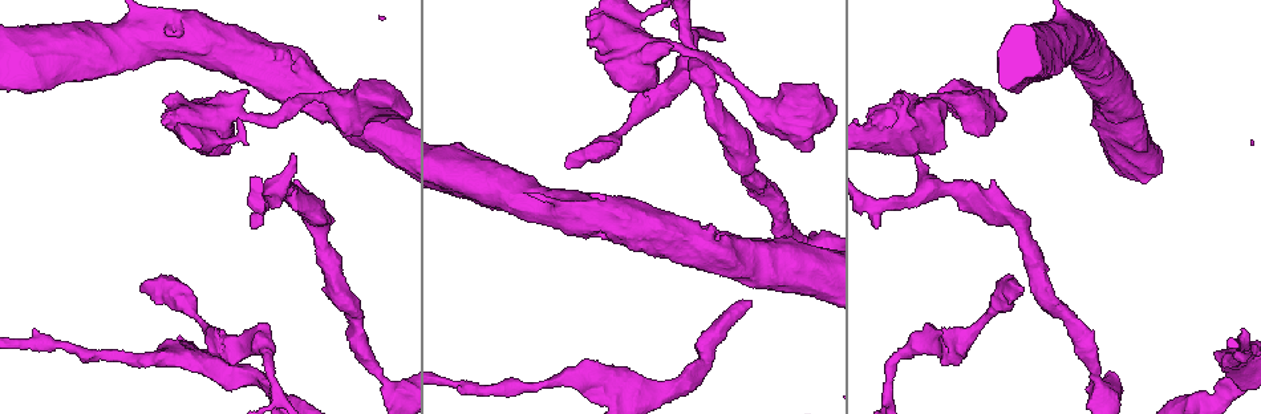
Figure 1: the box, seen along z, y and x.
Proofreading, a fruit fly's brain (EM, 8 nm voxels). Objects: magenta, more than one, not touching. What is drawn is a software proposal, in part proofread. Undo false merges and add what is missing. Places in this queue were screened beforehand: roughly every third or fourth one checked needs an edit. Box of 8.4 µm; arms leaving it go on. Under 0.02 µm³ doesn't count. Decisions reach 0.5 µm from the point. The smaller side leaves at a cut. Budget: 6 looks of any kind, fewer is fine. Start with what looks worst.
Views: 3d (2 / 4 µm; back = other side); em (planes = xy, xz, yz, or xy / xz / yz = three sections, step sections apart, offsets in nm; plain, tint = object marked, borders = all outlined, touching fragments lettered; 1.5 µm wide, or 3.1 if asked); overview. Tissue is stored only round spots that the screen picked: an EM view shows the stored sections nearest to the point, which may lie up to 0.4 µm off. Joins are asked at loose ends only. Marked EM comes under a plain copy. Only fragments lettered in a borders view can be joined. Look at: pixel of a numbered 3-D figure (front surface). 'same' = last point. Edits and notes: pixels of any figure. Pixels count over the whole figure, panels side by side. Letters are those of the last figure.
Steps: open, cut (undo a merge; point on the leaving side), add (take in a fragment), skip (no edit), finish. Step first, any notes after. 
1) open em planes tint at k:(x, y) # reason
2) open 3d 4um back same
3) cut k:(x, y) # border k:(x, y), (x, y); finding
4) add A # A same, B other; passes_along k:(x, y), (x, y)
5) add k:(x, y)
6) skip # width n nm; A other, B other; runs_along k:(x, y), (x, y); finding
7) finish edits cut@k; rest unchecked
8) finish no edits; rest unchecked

open em planes borders at 1:(141, 290) # free end

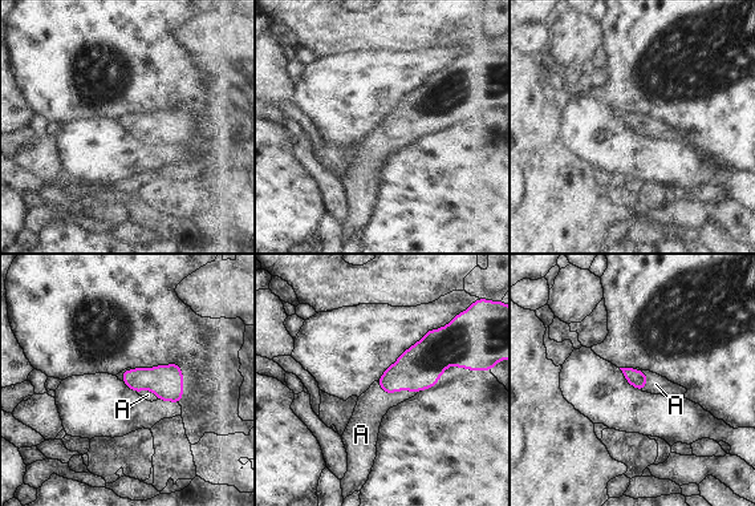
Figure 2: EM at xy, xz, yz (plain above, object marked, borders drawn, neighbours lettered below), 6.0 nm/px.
add 2:(372, 405) # A same; passes_along 2:(418, 368), (398, 391), (372, 405); it goes on there

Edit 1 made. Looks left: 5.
open overview # redraw

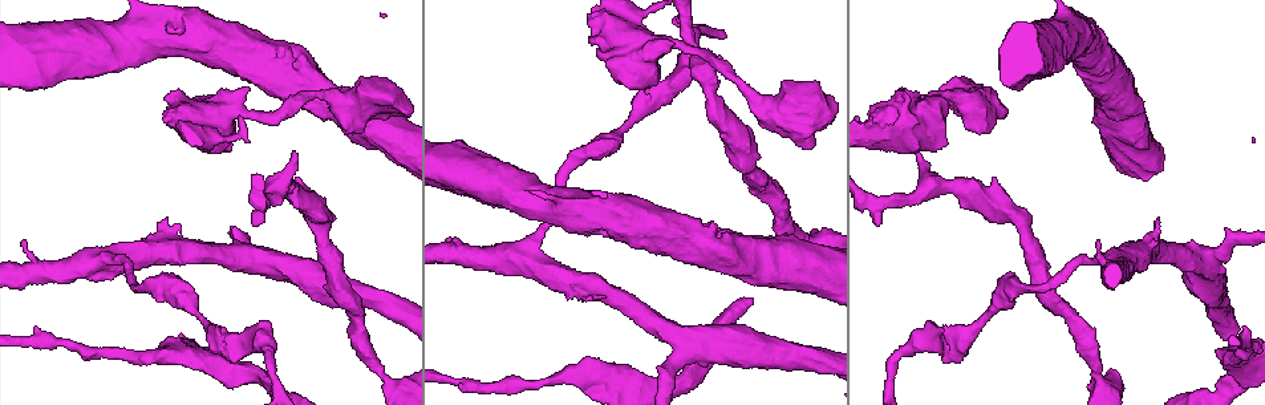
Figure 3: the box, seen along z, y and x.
open em planes borders at 3:(298, 154) # an open end

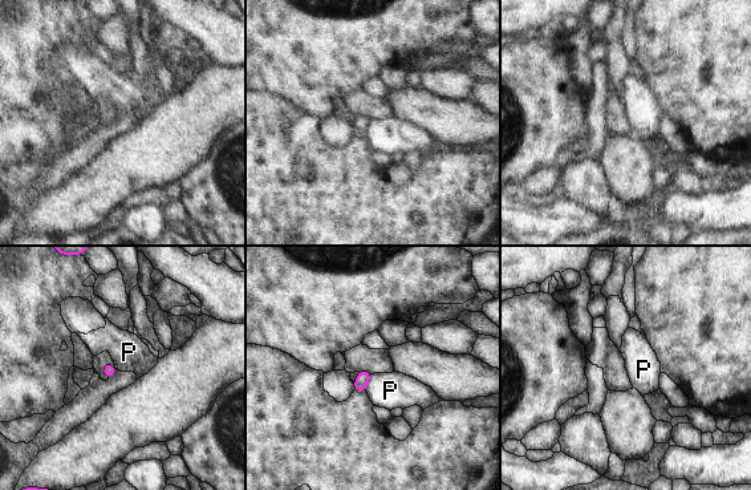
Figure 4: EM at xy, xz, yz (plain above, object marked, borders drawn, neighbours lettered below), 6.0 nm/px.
skip # P other; border 4:(372, 375), (365, 391); no lettered fragment goes on from it

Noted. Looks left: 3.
open 3d 2um at 3:(167, 96) # stops while still wide

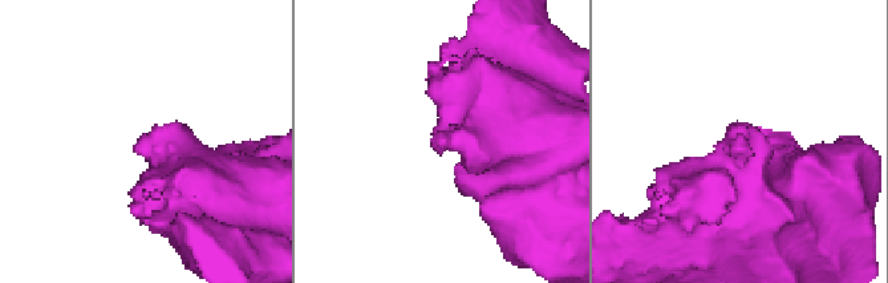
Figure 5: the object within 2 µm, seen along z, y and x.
open em planes borders at 5:(142, 137)

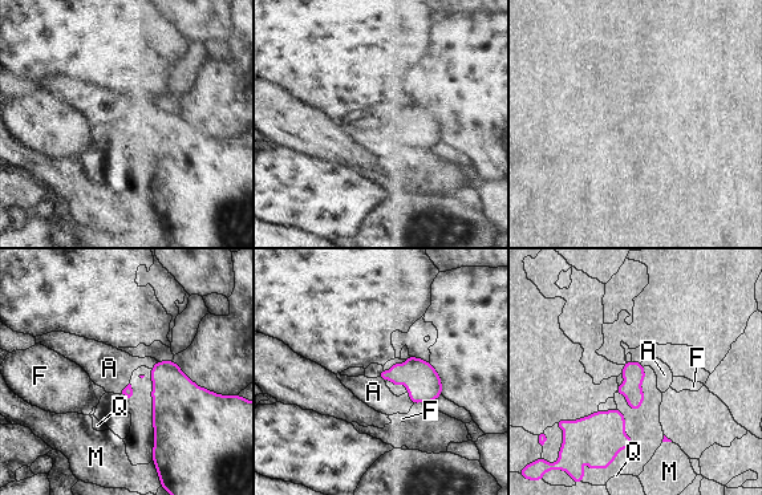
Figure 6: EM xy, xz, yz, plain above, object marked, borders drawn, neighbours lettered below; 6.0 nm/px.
add 6:(373, 392) # A same, F other, M other, Q other; the cell continues

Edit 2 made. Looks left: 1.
finish edits add@2, add@6; rest unchecked

